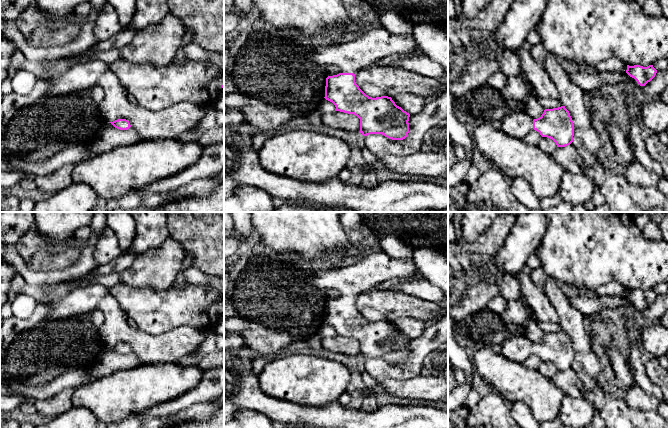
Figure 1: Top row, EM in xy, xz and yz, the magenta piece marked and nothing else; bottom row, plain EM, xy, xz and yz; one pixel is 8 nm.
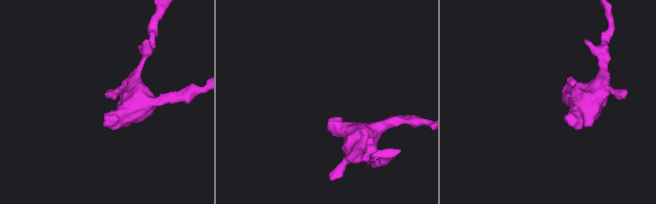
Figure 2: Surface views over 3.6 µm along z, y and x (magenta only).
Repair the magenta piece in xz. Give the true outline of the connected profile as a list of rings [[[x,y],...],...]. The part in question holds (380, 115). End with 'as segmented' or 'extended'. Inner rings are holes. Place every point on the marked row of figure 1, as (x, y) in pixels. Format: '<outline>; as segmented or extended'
[[[381,26],[376,29],[366,29],[362,36],[350,42],[315,47],[305,57],[318,65],[336,65],[340,68],[339,74],[326,78],[324,98],[335,105],[336,111],[357,116],[360,119],[360,133],[363,136],[382,134],[392,140],[403,140],[409,133],[410,114],[397,106],[391,97],[372,98],[366,95],[356,84],[355,73],[390,55],[411,54],[416,47],[413,35],[396,35]]]; extended

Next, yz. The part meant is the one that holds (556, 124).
[[[565,106],[545,109],[543,114],[532,119],[526,112],[512,112],[501,121],[502,131],[513,138],[523,139],[532,129],[542,137],[552,139],[557,147],[573,142],[574,124]]]; extended

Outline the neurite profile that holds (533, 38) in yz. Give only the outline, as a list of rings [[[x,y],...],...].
[[[533,29],[529,32],[528,36],[527,36],[527,41],[532,45],[535,46],[537,44],[542,43],[542,39],[539,35],[539,33]]]

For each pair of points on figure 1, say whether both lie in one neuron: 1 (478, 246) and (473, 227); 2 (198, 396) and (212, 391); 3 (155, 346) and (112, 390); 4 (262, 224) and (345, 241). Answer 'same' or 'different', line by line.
1: different
2: same
3: different
4: same

